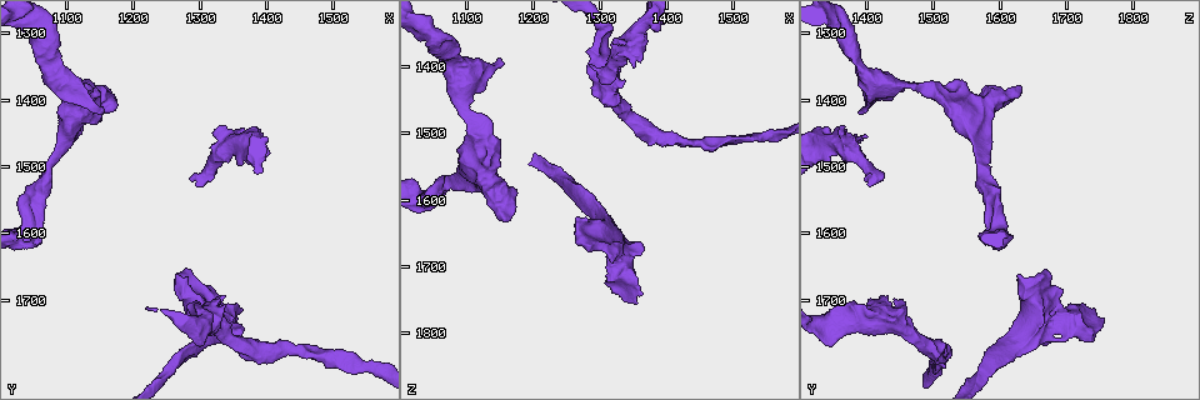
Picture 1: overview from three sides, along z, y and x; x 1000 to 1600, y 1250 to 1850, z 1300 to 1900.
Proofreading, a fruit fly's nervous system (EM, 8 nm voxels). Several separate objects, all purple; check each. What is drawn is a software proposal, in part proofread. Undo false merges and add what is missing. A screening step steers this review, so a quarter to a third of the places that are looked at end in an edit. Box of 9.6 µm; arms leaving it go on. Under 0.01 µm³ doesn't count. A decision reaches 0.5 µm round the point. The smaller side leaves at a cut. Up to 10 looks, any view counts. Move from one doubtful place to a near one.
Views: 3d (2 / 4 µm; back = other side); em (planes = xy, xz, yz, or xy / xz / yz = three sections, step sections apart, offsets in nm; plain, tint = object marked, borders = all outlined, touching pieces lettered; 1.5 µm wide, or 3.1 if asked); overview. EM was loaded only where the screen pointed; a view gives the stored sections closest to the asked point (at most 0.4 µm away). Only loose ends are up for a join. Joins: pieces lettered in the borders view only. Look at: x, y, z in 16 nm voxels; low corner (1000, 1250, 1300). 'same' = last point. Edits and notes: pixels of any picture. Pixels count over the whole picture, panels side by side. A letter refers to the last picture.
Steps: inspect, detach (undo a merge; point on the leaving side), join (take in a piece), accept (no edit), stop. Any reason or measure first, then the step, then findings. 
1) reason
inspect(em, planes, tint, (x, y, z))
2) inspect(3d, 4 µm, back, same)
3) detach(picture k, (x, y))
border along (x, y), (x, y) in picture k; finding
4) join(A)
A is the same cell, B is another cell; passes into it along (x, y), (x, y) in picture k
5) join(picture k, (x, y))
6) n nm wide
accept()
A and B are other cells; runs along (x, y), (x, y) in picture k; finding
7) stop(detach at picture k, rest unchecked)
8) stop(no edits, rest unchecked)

thick end
inspect(3d, 4 µm, (1165, 1395, 1630))

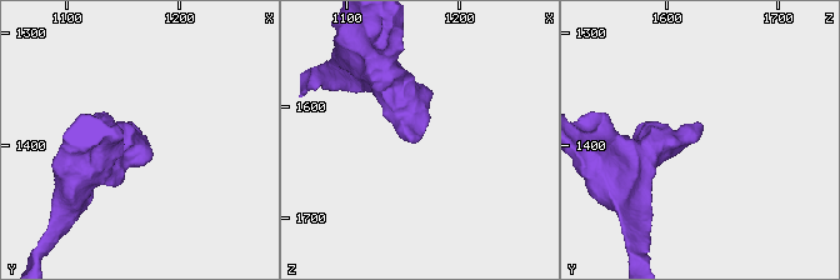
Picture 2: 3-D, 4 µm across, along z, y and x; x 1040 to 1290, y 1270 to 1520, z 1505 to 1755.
inspect(em, planes, borders, (1168, 1388, 1630))

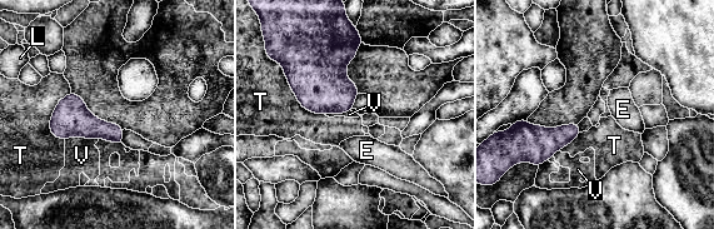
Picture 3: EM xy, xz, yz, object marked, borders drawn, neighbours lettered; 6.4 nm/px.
accept()
E, L, T and V are other cells; none of them fits

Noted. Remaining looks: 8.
calibre changes
inspect(em, xy, step 8, tint, (1355, 1465, 1350))

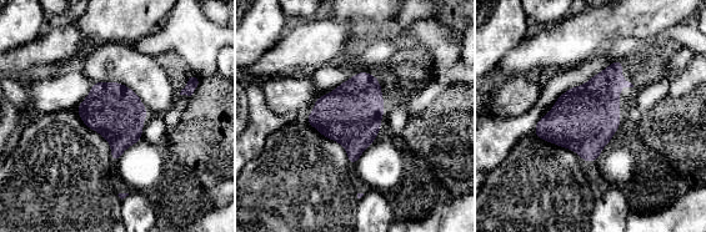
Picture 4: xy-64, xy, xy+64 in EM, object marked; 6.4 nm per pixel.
cut it another way
inspect(em, planes, borders, same)

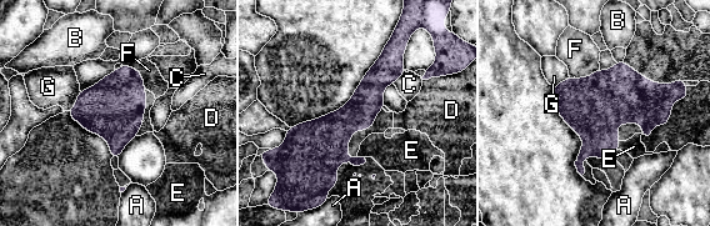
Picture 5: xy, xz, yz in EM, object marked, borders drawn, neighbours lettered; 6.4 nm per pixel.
220 nm wide
accept()
A, B, C, D, E, F and G are other cells; runs along (400, 54), (328, 136), (290, 136) in picture 5; continuous, no second cell

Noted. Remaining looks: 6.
sudden change in width
inspect(3d, 4 µm, (1310, 1730, 1425))

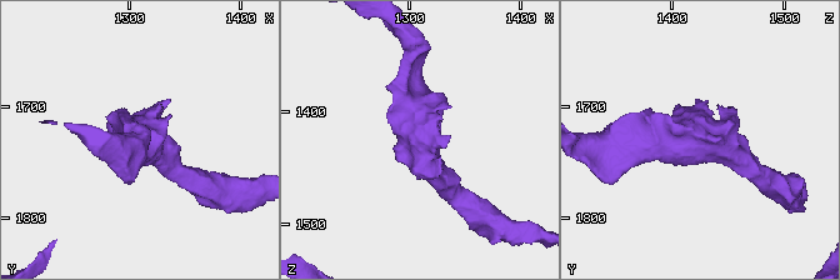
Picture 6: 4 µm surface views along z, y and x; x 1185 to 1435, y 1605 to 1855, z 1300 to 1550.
3 arms; arms of 280, 320, 340 nm
inspect(em, xz, step 4, borders, (1312, 1728, 1426))

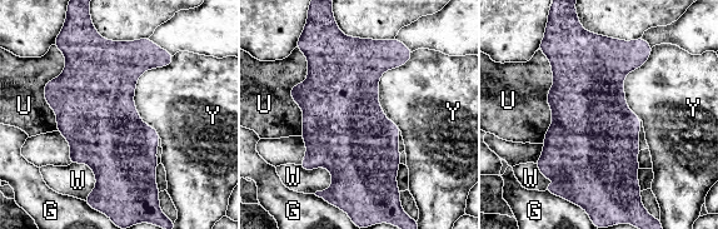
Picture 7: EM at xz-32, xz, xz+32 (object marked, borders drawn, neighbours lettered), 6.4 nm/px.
accept()
G, U, W and Y are other cells; border along (553, 74), (543, 143) in picture 7; one cell here

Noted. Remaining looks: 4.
thick end
inspect(3d, 2 µm, (1315, 1685, 1690))

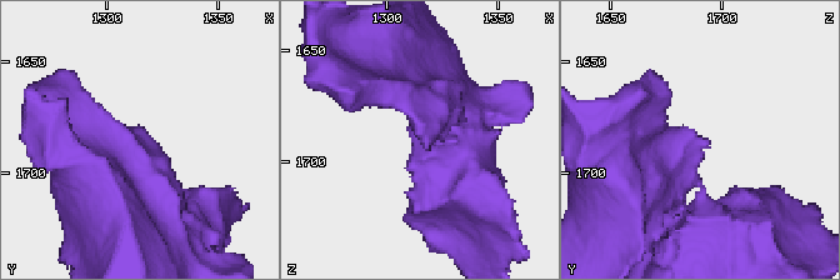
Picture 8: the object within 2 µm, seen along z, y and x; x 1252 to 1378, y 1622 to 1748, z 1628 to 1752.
need the tissue
inspect(em, yz, step 4, borders, (1316, 1683, 1692))

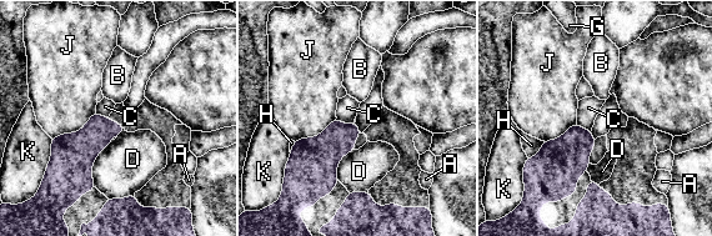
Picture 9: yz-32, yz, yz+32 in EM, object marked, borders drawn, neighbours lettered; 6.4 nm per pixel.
cut it another way
inspect(em, planes, borders, same)

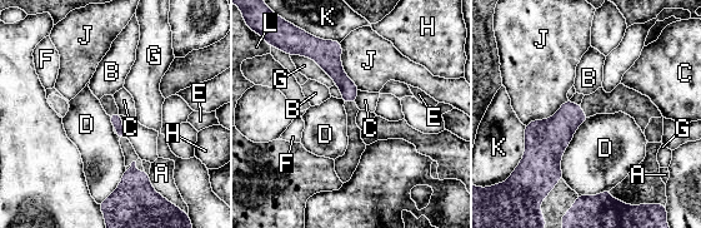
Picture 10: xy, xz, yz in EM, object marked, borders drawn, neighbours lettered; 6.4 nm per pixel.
accept()
A, B, C, D, E, F, G, H, J, K and L are other cells; border along (590, 117), (562, 154), (565, 182) in picture 10; none of them fits

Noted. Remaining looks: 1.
stop(no edits, rest unchecked)

